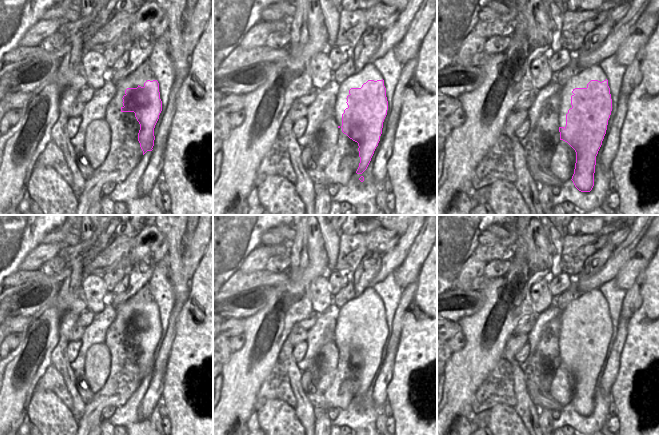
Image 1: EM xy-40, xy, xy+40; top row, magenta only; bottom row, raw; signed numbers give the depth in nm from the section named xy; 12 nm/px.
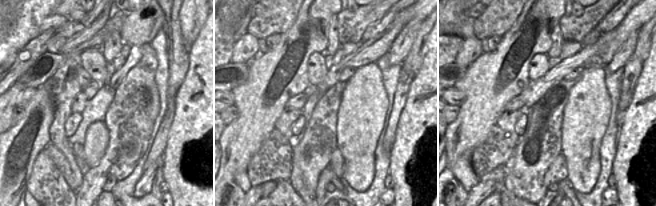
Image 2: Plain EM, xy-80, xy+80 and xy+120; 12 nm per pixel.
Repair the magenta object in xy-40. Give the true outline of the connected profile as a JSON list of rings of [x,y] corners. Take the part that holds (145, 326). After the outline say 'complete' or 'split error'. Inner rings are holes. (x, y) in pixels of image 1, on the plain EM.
[[[147,304],[143,311],[127,312],[122,323],[121,336],[134,336],[140,348],[138,365],[144,379],[153,374],[154,352],[162,335],[159,307]]]; complete

